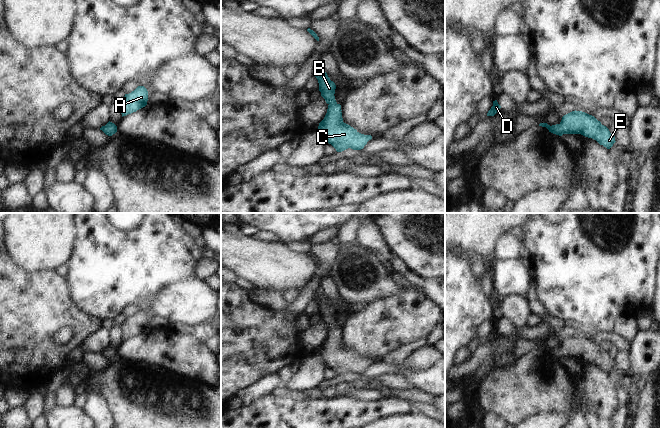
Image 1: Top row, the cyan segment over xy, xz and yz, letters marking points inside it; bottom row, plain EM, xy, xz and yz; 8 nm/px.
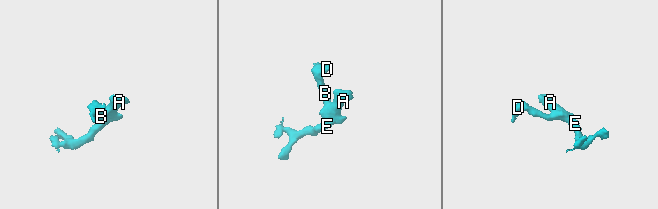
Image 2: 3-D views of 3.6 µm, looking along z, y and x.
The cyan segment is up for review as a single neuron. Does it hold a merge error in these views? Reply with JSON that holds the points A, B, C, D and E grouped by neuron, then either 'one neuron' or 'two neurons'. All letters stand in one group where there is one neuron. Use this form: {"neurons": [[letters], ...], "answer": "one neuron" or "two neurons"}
{"neurons": [["A", "B", "C", "D", "E"]], "answer": "one neuron"}

